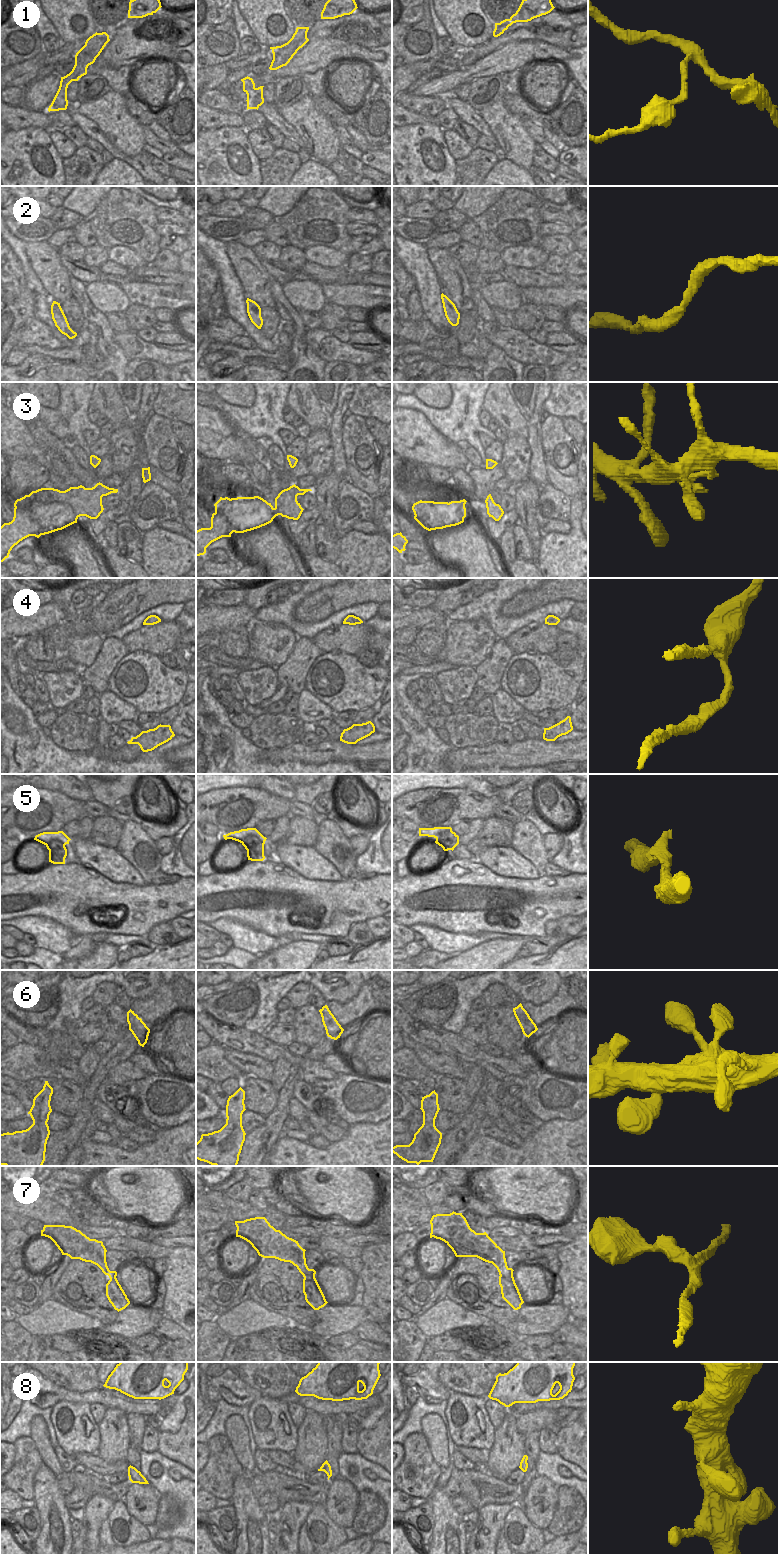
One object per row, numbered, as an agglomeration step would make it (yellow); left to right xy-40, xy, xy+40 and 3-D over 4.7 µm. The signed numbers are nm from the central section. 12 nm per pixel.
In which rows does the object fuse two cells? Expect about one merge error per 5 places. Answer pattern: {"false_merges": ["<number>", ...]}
{"false_merges": ["7"]}

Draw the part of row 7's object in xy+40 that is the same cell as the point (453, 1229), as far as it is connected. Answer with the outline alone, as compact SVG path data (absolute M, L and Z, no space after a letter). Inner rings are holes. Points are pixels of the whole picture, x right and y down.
M462 1213L436 1214L431 1220L430 1238L444 1241L456 1257L477 1257L492 1263L499 1275L510 1279L513 1269L507 1266L503 1251L486 1232L472 1230Z

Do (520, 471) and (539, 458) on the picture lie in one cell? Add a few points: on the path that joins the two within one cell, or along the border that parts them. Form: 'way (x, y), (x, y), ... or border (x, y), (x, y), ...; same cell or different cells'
border (526, 442), (530, 450), (529, 477); different cells

